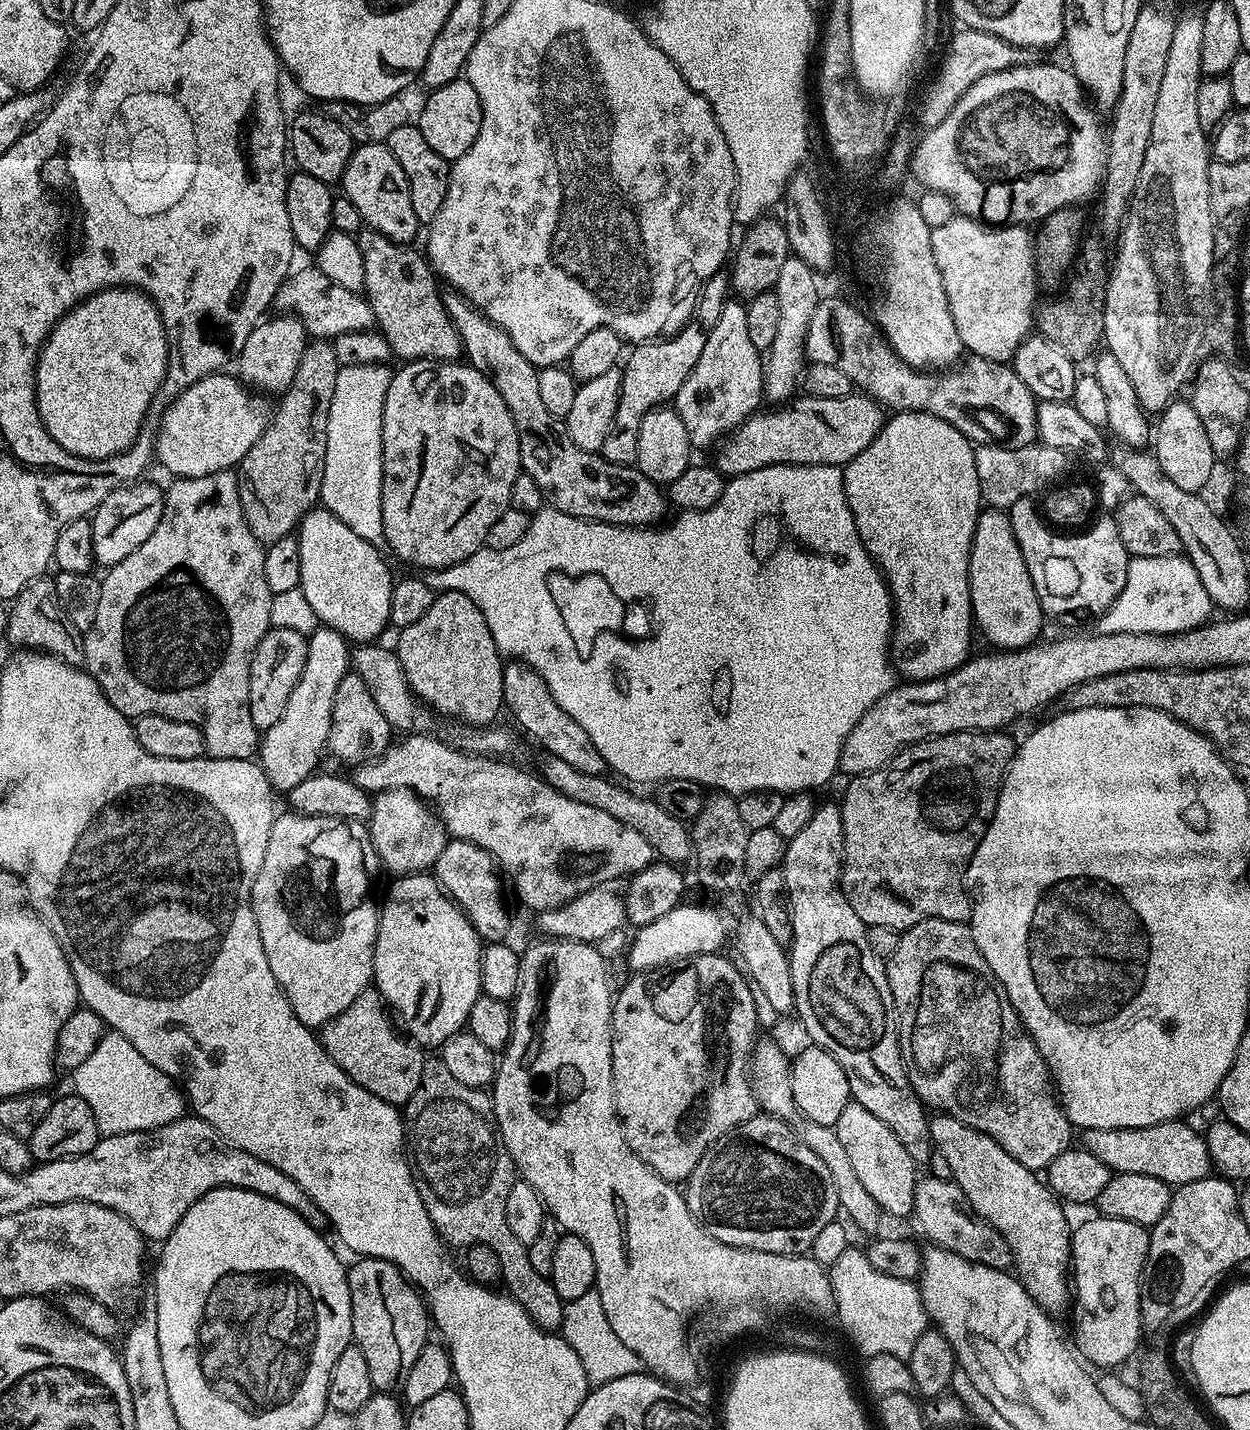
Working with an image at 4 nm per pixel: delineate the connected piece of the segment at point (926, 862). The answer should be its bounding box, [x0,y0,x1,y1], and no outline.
[839,730,1018,930]

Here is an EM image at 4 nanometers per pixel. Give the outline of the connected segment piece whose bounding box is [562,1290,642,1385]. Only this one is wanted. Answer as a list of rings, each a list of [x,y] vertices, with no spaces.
[[[594,1290],[565,1303],[562,1335],[574,1354],[582,1358],[582,1366],[593,1385],[605,1384],[614,1378],[626,1378],[626,1374],[641,1371],[640,1359],[634,1350],[622,1346],[622,1338],[614,1334],[610,1318],[606,1318],[606,1310],[602,1310],[602,1298]]]

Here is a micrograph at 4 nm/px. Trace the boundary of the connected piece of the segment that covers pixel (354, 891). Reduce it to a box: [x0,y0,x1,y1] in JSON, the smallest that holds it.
[252,810,382,1029]

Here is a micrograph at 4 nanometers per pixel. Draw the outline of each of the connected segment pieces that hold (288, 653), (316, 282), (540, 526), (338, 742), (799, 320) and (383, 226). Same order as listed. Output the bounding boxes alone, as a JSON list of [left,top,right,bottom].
[[250,627,308,730],[275,267,375,338],[423,464,894,798],[327,670,394,766],[764,255,822,402],[342,143,422,245]]

